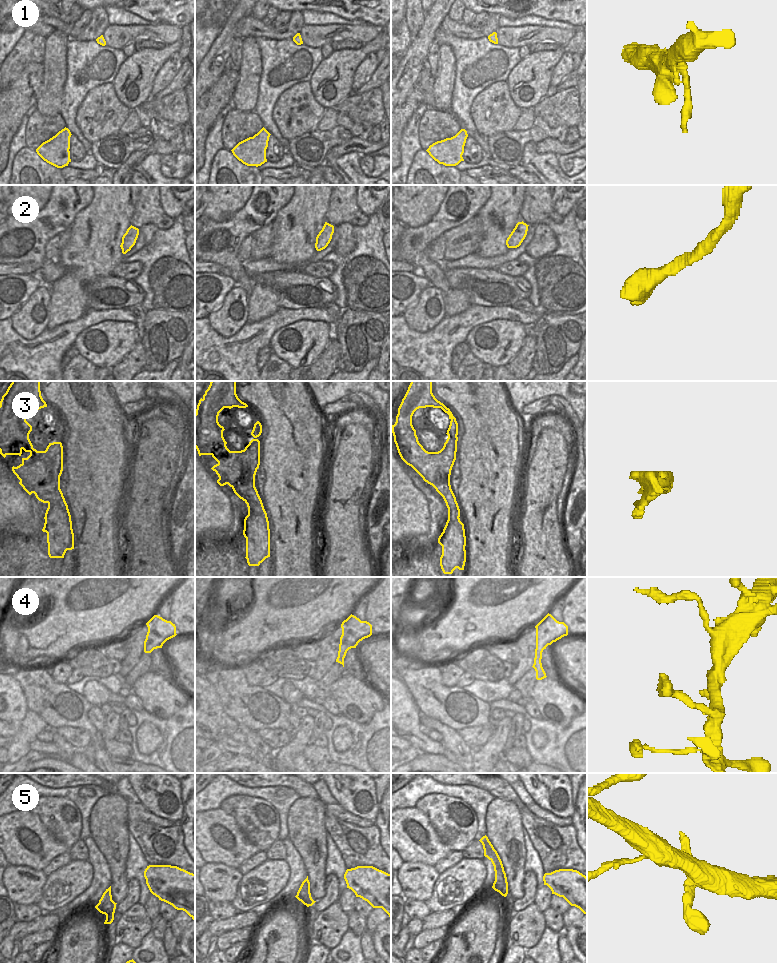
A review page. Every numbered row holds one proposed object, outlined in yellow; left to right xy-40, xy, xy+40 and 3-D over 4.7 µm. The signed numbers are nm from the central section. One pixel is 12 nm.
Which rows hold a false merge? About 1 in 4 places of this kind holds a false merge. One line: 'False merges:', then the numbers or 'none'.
False merges: 3

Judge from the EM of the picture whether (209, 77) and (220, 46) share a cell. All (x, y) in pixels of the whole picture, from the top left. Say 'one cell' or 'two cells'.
one cell

